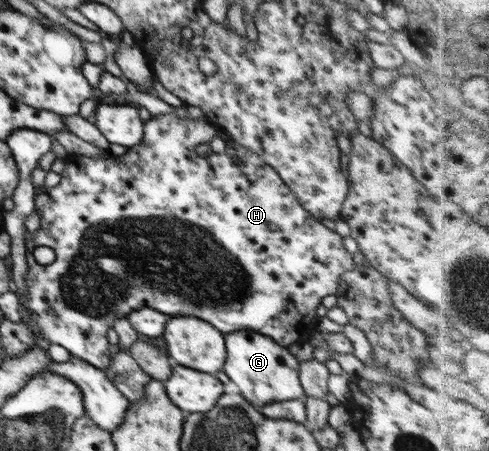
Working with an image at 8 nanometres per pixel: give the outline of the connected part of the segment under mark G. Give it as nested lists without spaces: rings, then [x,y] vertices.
[[[252,331],[230,333],[225,337],[228,359],[224,363],[224,373],[240,387],[244,399],[254,405],[268,405],[294,399],[304,399],[305,391],[299,380],[299,362],[288,348]]]

